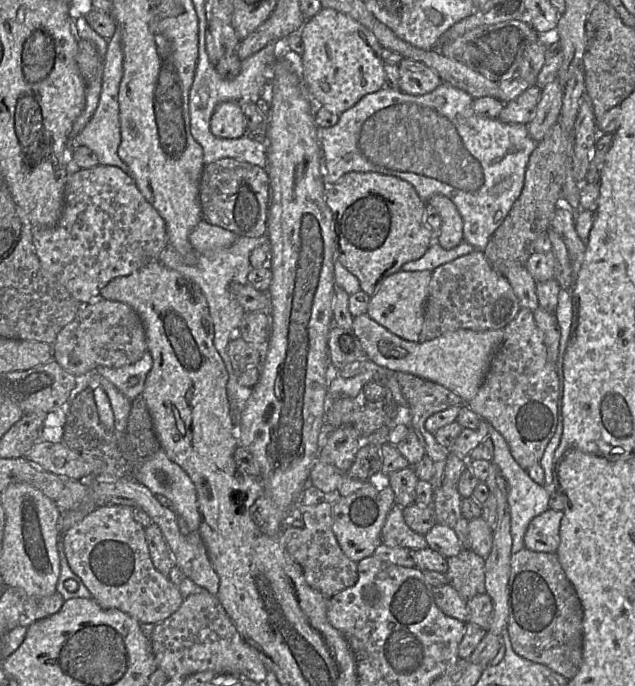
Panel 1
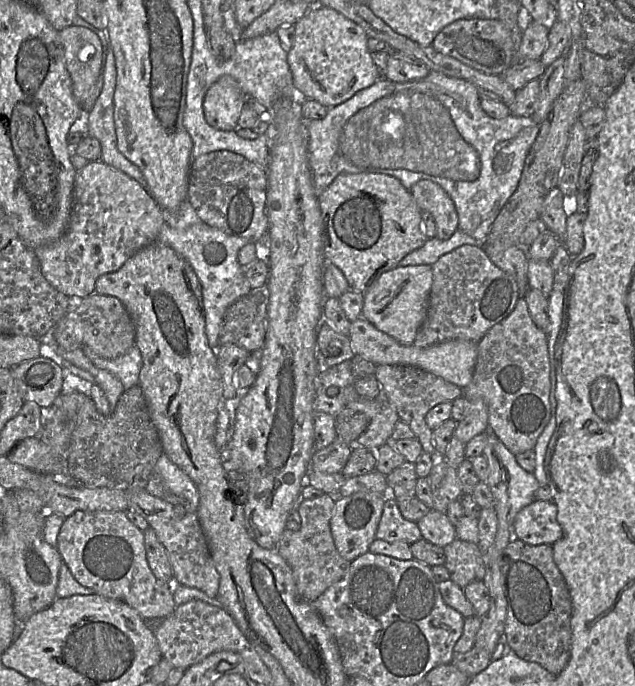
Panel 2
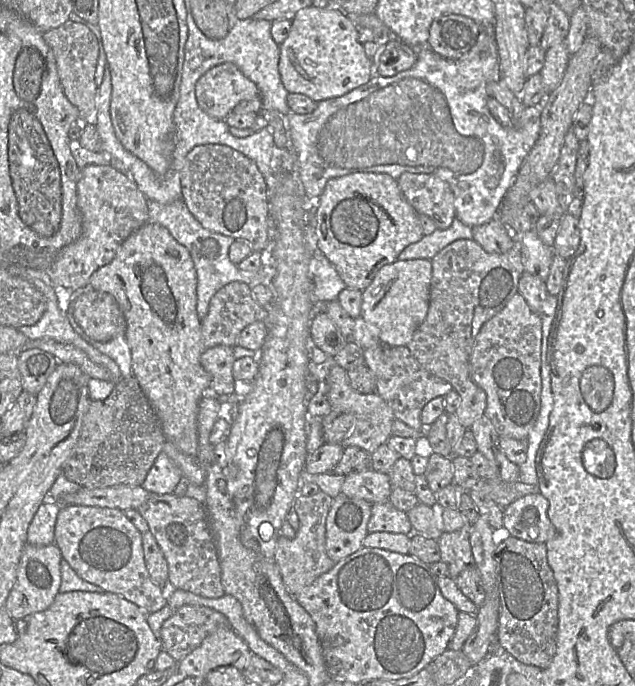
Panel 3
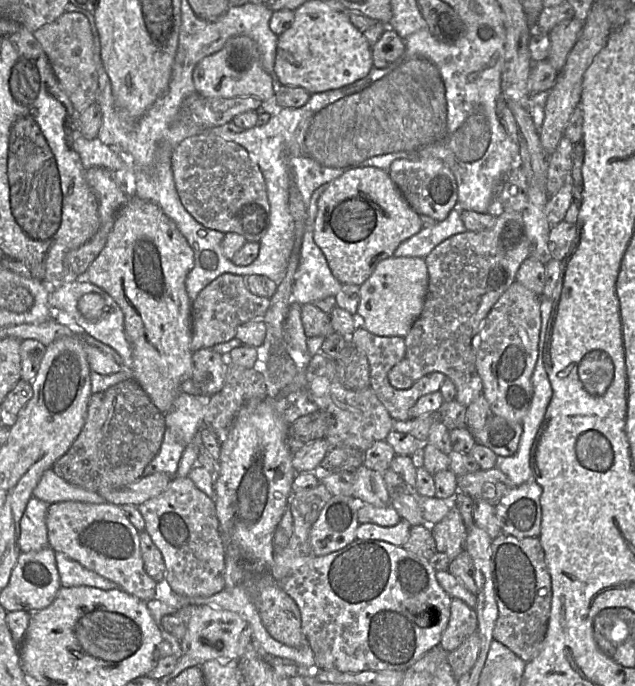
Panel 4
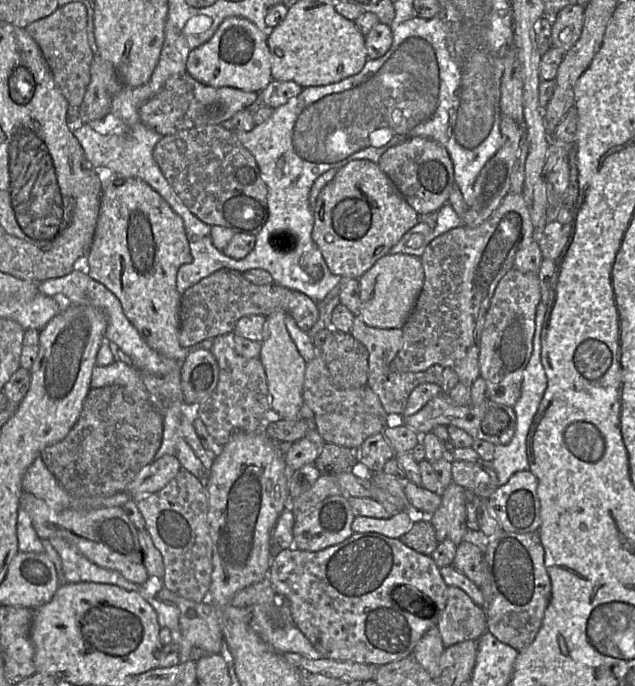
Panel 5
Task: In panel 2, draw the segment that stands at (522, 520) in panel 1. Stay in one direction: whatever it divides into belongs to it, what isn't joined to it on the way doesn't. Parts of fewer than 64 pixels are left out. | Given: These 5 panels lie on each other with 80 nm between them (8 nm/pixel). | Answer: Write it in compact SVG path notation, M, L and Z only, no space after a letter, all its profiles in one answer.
M555 391L550 392L551 420L539 436L534 447L535 453L535 470L532 473L522 469L513 455L505 445L495 436L494 452L496 458L501 462L507 474L508 484L508 502L509 502L509 519L512 526L517 513L525 506L531 504L535 500L535 492L543 486L546 479L543 456L545 455L548 443L555 429L555 415L557 401Z

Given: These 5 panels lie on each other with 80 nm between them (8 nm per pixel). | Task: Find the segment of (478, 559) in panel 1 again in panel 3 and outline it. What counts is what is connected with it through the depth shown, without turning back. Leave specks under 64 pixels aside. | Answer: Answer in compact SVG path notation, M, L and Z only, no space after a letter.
M469 528L454 532L445 531L437 542L441 560L447 564L449 577L452 579L456 579L466 567L474 565Z

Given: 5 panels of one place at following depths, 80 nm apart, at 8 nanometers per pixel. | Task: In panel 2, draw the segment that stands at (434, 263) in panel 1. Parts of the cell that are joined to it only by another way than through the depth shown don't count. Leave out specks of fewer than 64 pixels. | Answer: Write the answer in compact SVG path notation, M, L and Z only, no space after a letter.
M458 229L448 240L438 237L428 238L423 246L407 254L399 263L399 266L433 265L442 255L465 245L482 246L485 241L475 238Z

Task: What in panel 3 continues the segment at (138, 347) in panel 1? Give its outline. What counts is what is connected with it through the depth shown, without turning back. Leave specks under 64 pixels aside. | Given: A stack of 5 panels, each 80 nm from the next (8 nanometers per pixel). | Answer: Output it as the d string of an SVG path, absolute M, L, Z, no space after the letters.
M84 289L75 299L70 299L77 324L92 340L107 342L119 334L126 334L126 319L115 298L106 292Z

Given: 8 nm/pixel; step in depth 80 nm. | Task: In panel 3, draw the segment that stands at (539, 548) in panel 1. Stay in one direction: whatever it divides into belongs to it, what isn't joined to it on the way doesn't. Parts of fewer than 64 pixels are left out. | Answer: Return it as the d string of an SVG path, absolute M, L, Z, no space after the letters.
M540 492L513 501L503 509L503 533L528 542L546 543L556 534L548 508L549 502Z

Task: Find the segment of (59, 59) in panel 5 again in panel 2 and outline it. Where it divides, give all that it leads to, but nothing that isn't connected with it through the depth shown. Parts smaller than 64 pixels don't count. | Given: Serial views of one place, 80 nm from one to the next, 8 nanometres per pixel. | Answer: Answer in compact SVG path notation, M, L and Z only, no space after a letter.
M71 25L59 30L59 38L64 50L64 58L67 70L72 80L73 95L82 108L82 119L85 111L90 111L91 92L97 81L102 62L102 45L98 36L90 29Z

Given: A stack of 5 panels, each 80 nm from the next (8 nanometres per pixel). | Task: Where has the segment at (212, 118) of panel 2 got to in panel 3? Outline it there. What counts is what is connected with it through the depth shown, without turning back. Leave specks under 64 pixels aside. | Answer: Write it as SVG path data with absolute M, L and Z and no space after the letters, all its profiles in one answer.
M229 62L201 76L195 93L200 108L218 120L225 120L240 102L261 97L257 86Z

